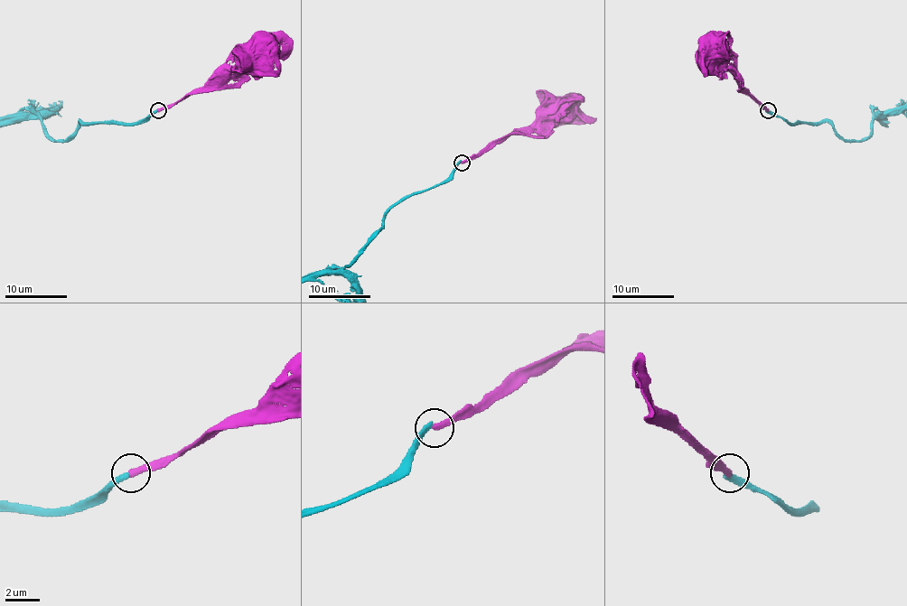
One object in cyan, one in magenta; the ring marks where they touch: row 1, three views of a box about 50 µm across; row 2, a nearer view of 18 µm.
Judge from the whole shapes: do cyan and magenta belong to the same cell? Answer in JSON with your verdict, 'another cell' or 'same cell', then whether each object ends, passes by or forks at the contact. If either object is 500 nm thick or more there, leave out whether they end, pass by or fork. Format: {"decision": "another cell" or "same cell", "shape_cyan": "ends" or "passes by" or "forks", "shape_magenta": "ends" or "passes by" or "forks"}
{"decision": "another cell", "shape_cyan": "ends", "shape_magenta": "ends"}

